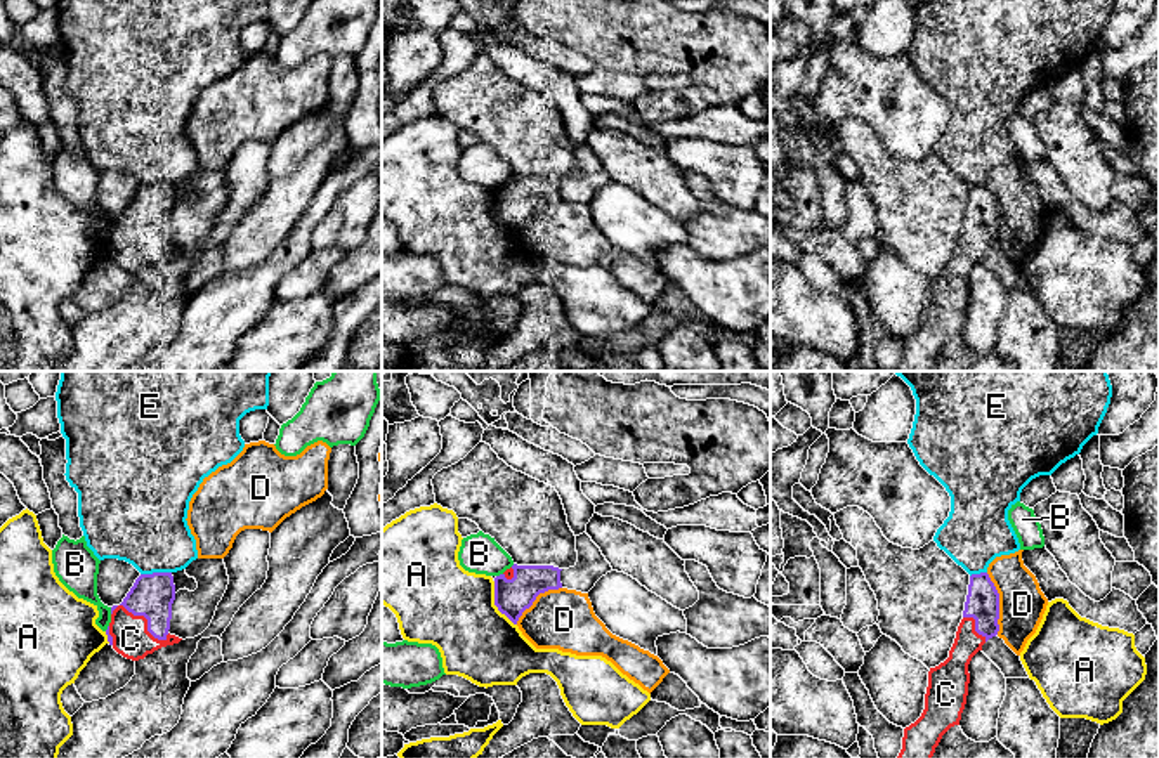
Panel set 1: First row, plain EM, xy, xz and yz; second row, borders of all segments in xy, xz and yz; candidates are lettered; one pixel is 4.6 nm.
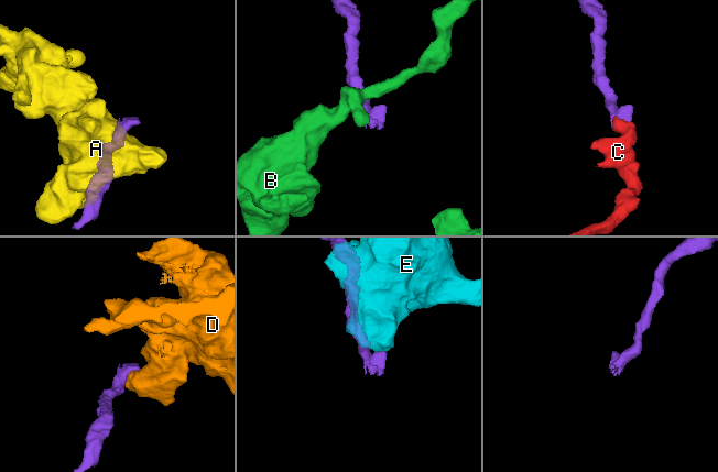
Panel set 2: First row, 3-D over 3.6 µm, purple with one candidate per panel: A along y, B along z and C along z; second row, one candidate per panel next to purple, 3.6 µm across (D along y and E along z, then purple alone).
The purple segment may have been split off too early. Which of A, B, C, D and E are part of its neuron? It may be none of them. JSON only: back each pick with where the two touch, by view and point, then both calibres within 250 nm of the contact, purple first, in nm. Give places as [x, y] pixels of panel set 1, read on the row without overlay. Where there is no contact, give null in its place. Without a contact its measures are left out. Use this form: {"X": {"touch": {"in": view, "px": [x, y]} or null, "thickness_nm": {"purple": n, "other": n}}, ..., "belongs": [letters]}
{"C": {"touch": {"in": "xy", "px": [144, 228]}, "thickness_nm": {"purple": 200, "other": 170}}, "belongs": ["C"]}

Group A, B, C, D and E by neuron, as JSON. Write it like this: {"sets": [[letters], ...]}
{"sets": [["A"], ["B"], ["C"], ["D"], ["E"]]}

